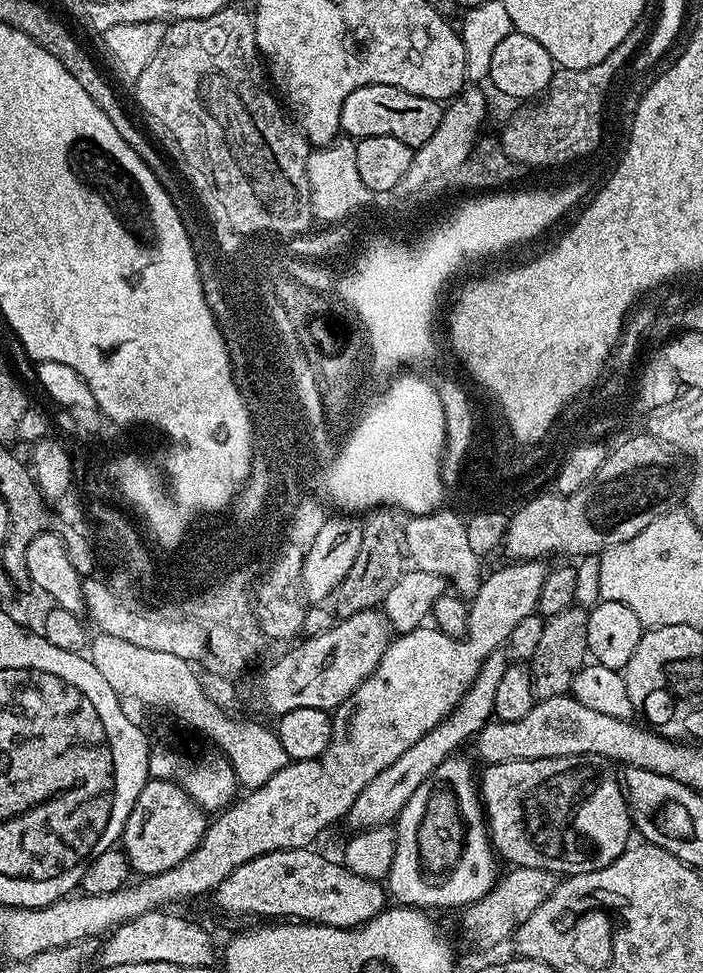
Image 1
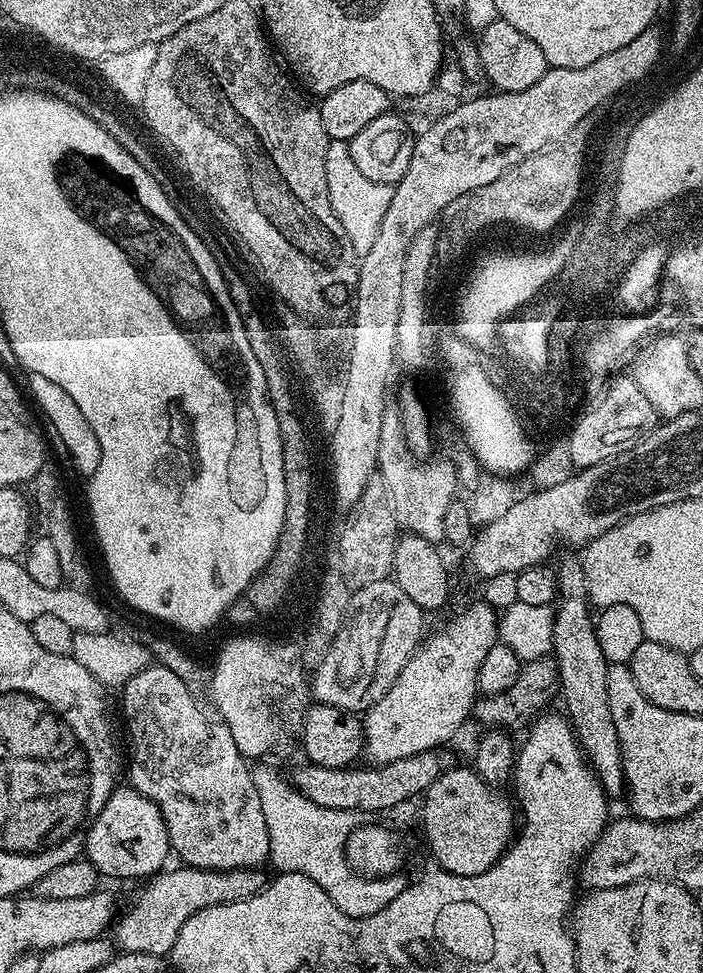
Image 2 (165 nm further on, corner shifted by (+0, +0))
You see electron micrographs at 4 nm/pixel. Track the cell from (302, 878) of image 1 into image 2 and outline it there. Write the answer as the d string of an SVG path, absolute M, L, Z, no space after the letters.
M169 867L157 872L143 885L145 888L133 898L132 905L125 912L123 909L119 913L114 924L114 944L121 953L137 952L147 956L167 957L186 918L198 914L198 910L206 910L206 906L218 906L250 898L266 883L263 871L250 868L217 872L212 868L179 867Z

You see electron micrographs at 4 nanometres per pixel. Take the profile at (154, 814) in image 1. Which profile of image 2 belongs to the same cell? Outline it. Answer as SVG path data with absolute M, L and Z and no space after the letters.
M117 786L106 806L102 806L98 815L91 817L86 828L83 851L101 877L117 876L120 880L143 881L155 876L169 863L170 841L166 822L150 798L131 786Z

